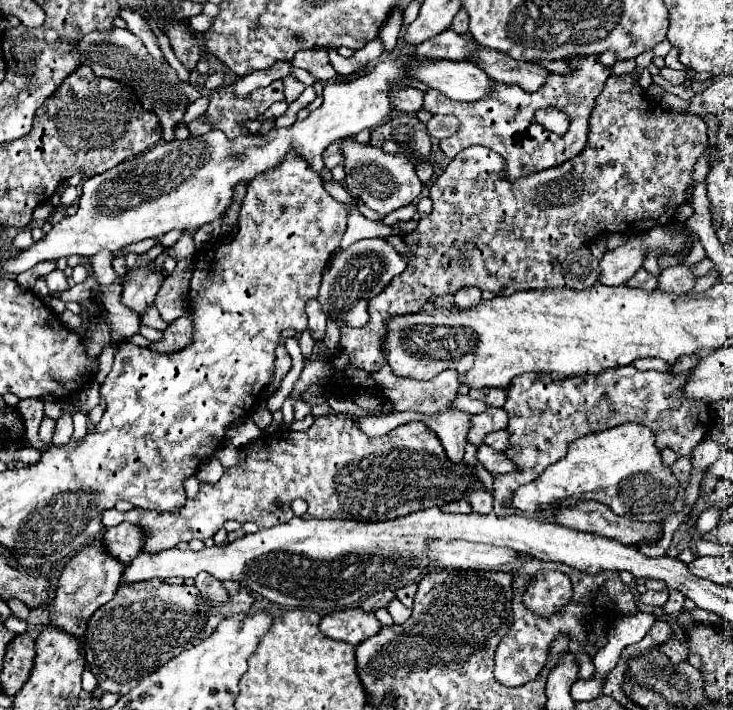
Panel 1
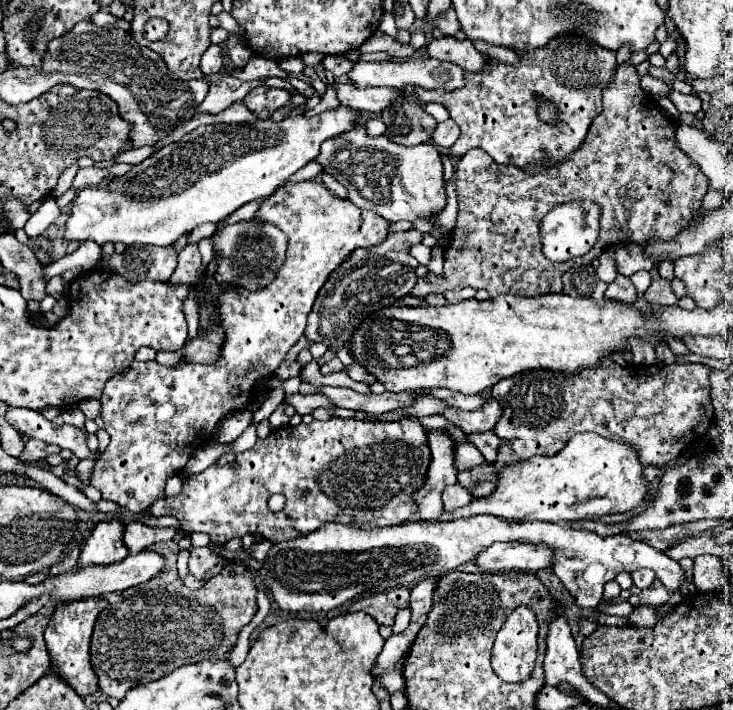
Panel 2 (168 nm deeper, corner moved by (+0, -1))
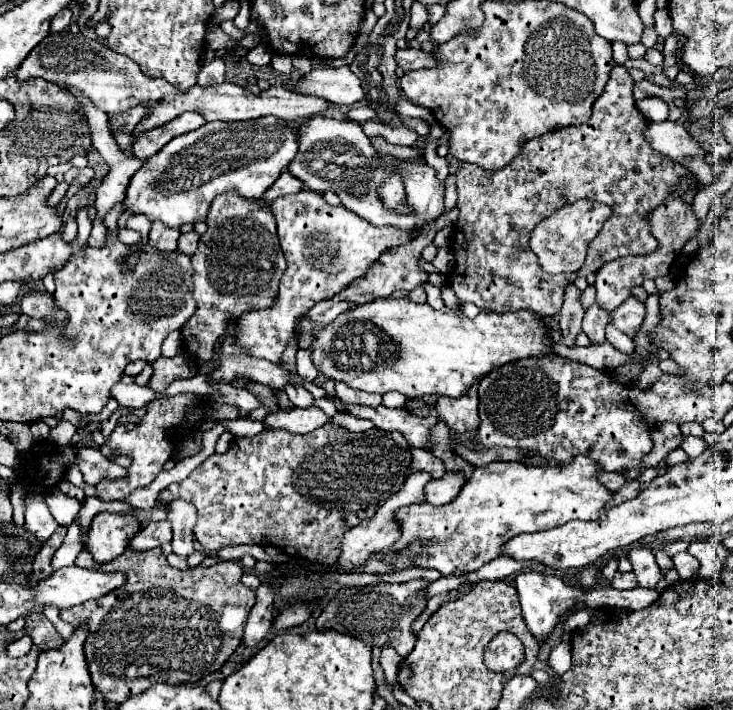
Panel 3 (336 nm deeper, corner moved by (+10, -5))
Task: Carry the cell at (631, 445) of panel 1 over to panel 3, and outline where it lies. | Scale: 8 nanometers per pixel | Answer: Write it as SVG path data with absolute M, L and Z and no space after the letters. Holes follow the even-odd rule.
M578 453L560 467L532 467L514 461L494 461L478 467L452 503L442 507L428 503L402 507L396 515L402 537L394 543L394 549L406 547L412 539L426 539L430 547L416 557L418 567L438 569L442 575L476 571L496 559L500 543L512 535L544 531L572 519L598 519L614 495L598 481L600 471L602 467L586 453Z

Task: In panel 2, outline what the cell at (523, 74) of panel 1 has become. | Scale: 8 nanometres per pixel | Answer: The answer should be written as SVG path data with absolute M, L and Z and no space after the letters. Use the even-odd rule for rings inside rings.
M442 37L432 39L430 45L426 45L428 57L434 57L438 61L450 61L462 67L464 71L480 71L484 67L486 57L474 49L472 41L456 41L454 37Z

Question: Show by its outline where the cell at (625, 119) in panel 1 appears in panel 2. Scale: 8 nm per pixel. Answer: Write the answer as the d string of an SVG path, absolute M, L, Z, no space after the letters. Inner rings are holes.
M630 63L618 65L618 71L612 83L604 89L604 109L592 121L586 139L558 165L546 165L538 173L530 173L520 167L496 165L490 155L482 149L470 149L460 161L456 169L456 185L458 185L458 221L452 231L452 245L444 253L444 277L428 273L420 277L410 295L426 297L428 293L444 293L448 289L486 289L490 297L500 293L514 293L518 297L536 297L542 293L560 293L562 291L562 275L574 267L574 263L592 263L594 257L600 257L602 251L616 243L646 243L646 239L674 239L686 223L690 223L692 215L702 207L702 197L708 191L708 179L692 163L688 155L684 155L674 145L674 125L662 115L658 103L650 99L640 89L640 77L636 67ZM572 199L594 199L602 207L600 219L600 237L594 249L582 259L552 263L542 255L542 245L538 237L538 227L542 217L554 209L556 205L568 203Z

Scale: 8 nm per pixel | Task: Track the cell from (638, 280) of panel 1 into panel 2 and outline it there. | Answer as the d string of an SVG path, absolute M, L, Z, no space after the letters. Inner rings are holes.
M618 275L614 279L614 283L608 285L604 299L614 299L614 301L620 301L620 303L634 303L636 301L636 289L634 289L630 277Z

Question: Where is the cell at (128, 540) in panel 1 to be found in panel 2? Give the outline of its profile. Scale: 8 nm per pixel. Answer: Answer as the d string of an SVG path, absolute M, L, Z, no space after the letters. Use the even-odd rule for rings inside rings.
M132 521L126 525L124 543L130 553L138 553L156 541L174 539L174 535L176 535L176 529L172 529L172 527L150 527L150 525Z

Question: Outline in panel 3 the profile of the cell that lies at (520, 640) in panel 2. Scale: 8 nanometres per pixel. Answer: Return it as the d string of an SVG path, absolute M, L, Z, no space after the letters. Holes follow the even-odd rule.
M500 631L484 651L484 665L488 667L488 671L494 673L514 671L522 663L524 663L524 645L510 631Z

